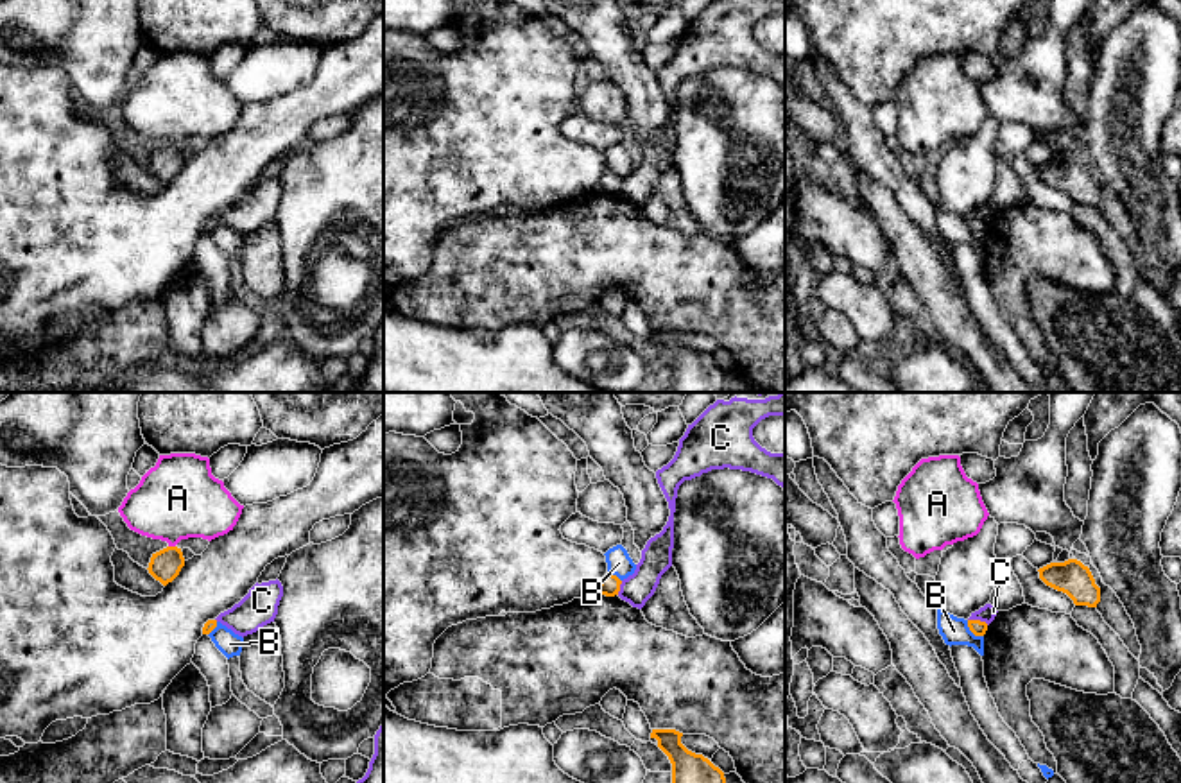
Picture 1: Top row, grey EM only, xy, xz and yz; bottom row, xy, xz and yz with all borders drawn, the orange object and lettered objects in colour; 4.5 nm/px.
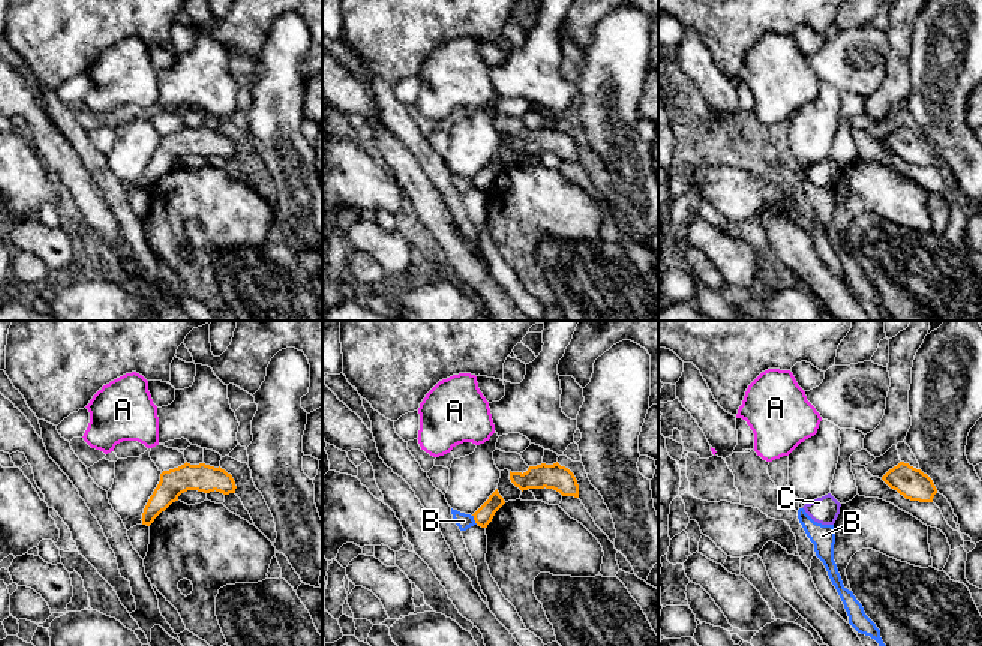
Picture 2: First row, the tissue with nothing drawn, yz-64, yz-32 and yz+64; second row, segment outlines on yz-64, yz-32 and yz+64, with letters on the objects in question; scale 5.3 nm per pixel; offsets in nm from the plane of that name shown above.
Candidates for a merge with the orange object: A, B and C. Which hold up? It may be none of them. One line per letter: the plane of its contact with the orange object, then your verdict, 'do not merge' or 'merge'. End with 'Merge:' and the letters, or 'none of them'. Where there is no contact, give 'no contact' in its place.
A: meets orange in xy; do not merge
B: meets orange in yz; do not merge
C: meets orange in yz; do not merge
Merge: none of them

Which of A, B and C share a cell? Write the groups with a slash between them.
A / B / C

